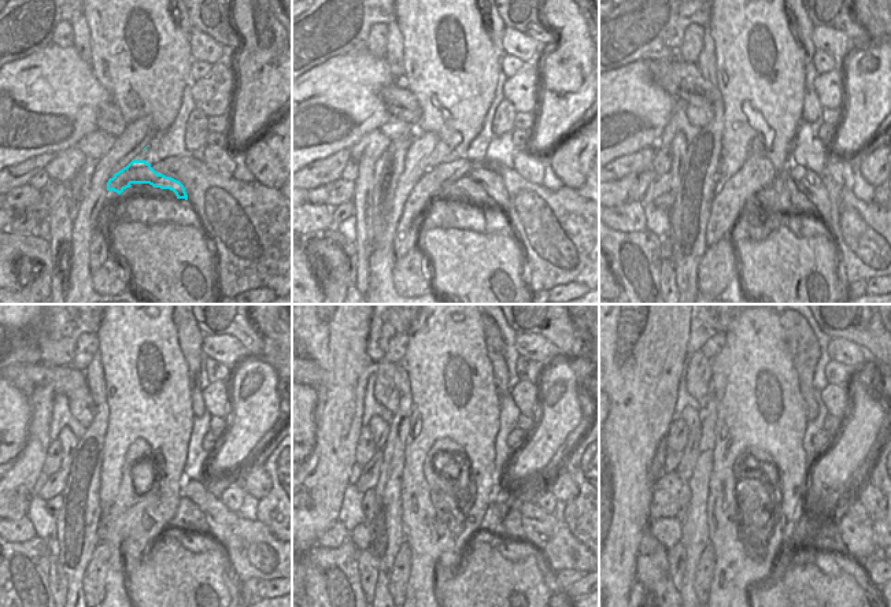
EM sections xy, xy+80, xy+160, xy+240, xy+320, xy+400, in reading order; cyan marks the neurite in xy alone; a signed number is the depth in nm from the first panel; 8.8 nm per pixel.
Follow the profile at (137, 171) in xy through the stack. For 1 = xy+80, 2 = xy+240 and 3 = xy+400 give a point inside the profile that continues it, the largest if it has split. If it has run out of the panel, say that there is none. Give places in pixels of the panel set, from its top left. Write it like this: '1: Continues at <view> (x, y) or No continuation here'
1: Continues at xy+80 (490, 180)
2: Continues at xy+240 (220, 518)
3: Continues at xy+400 (857, 535).

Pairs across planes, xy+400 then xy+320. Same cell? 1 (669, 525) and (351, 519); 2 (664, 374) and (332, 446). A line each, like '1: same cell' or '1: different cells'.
1: different cells
2: same cell

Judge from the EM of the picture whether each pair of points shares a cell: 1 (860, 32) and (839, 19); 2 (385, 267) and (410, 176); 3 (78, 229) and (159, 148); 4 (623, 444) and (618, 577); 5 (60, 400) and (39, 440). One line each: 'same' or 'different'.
1: same
2: same
3: different
4: same
5: different

